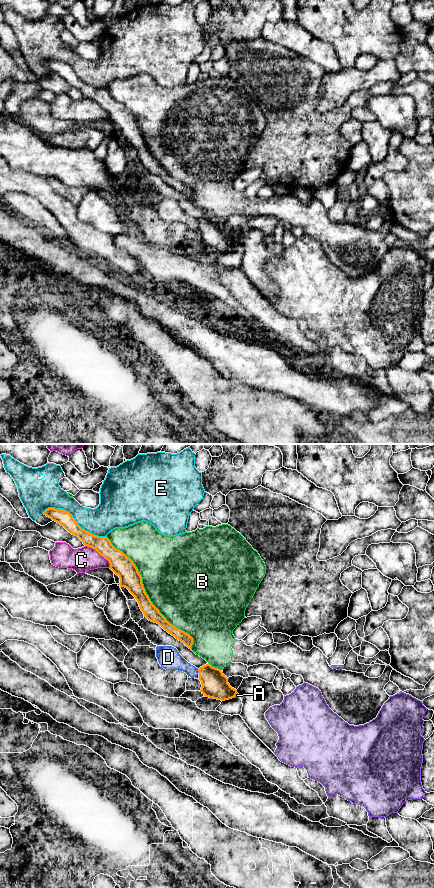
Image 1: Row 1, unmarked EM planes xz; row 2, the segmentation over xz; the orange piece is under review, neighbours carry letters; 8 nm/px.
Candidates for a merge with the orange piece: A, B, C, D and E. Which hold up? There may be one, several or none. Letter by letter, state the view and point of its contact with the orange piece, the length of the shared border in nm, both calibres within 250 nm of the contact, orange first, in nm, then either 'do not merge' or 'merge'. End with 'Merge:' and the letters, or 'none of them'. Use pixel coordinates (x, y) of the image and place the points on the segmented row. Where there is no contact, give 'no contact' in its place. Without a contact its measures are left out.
A: xz (235, 695) | 40 nm | 220/30 nm | do not merge
B: xz (146, 594) | 1150 nm | 160/480 nm | do not merge
C: xz (100, 554) | 280 nm | 170/200 nm | do not merge
D: xz (198, 670) | 40 nm | 220/170 nm | do not merge
E: xz (74, 519) | 550 nm | 120/220 nm | do not merge
Merge: none of them

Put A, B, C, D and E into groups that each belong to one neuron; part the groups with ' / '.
A / B / C / D / E

